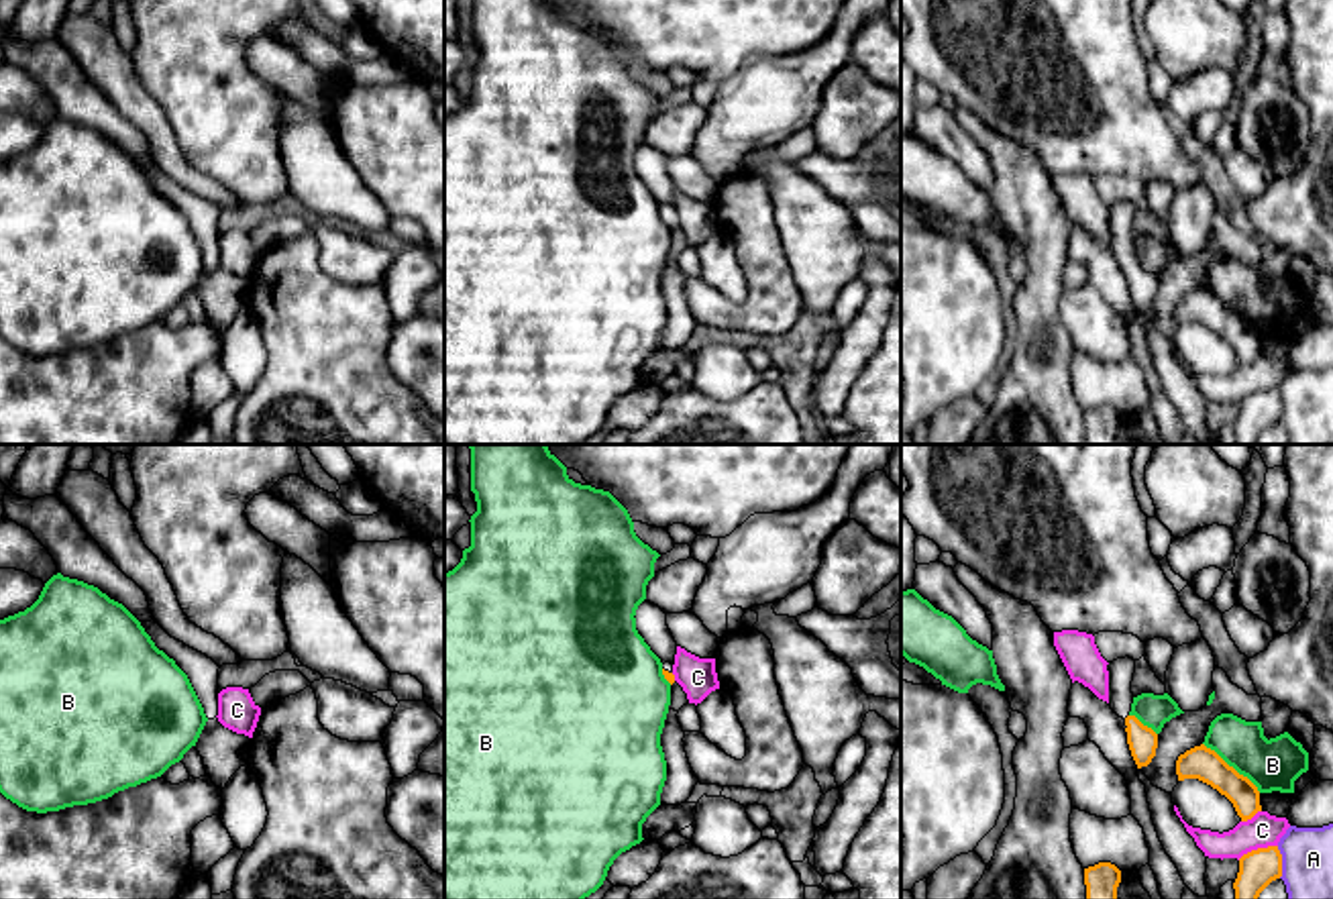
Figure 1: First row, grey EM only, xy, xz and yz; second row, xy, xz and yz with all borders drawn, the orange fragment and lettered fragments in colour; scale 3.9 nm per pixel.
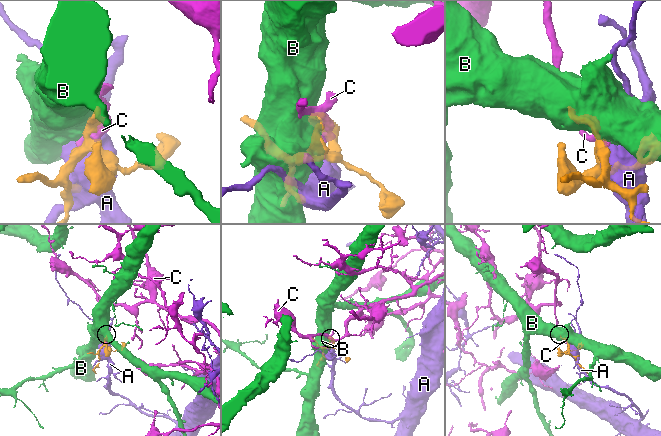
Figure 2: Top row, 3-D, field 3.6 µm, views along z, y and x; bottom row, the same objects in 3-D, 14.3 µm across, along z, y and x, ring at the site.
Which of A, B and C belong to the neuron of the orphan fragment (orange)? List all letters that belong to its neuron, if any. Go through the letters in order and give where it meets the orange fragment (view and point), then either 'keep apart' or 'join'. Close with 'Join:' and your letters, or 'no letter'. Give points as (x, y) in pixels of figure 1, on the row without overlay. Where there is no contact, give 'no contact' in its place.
A: contact yz (1281, 406); keep apart
B: contact yz (1232, 310); keep apart
C: contact yz (1258, 392); keep apart
Join: no letter

